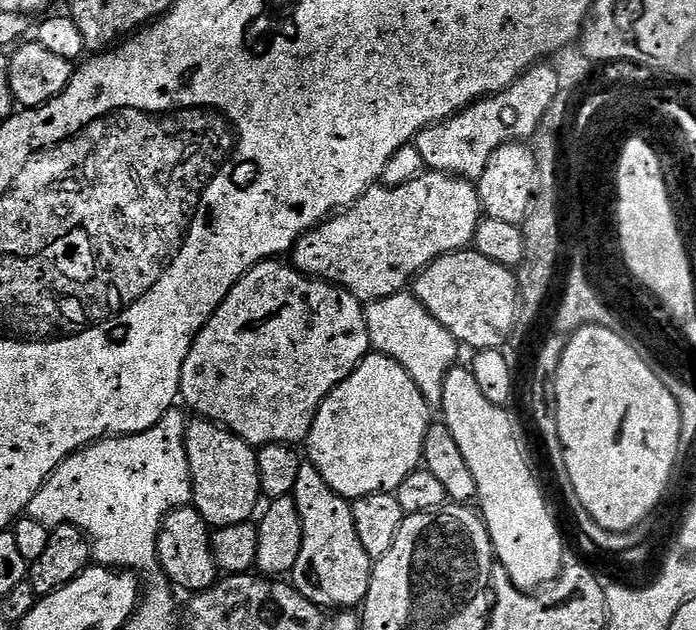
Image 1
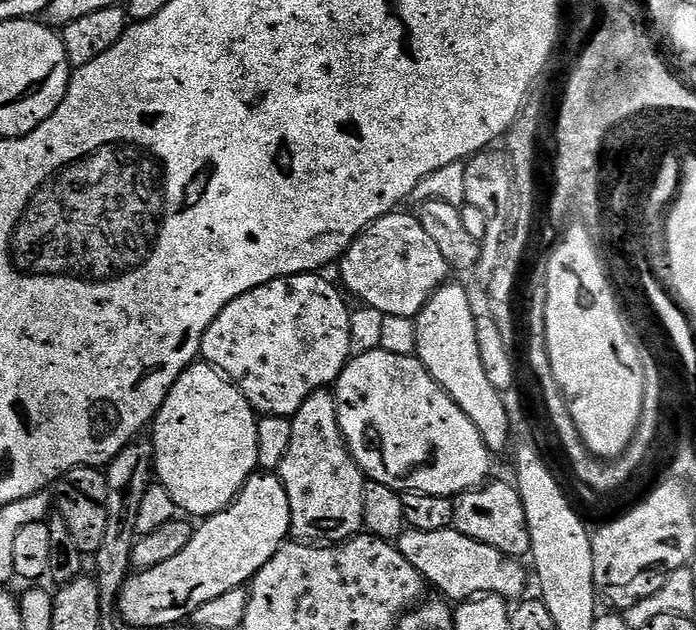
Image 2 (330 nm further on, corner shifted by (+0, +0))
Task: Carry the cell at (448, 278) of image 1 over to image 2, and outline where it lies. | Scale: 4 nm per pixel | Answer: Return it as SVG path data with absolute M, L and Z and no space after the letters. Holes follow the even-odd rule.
M404 210L389 212L361 232L344 253L338 267L344 279L343 287L349 293L352 291L367 307L386 316L419 316L428 299L450 280L446 258L442 258L430 234L422 230L419 218L407 216Z

